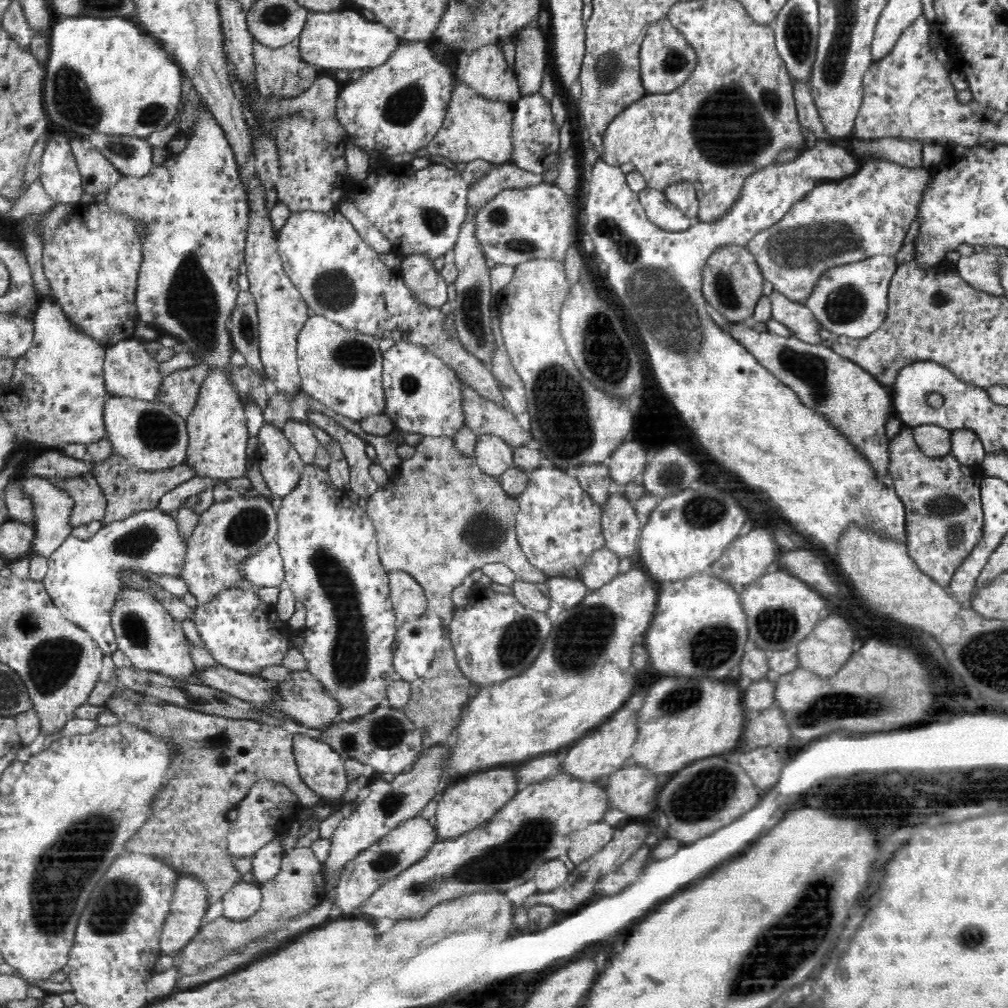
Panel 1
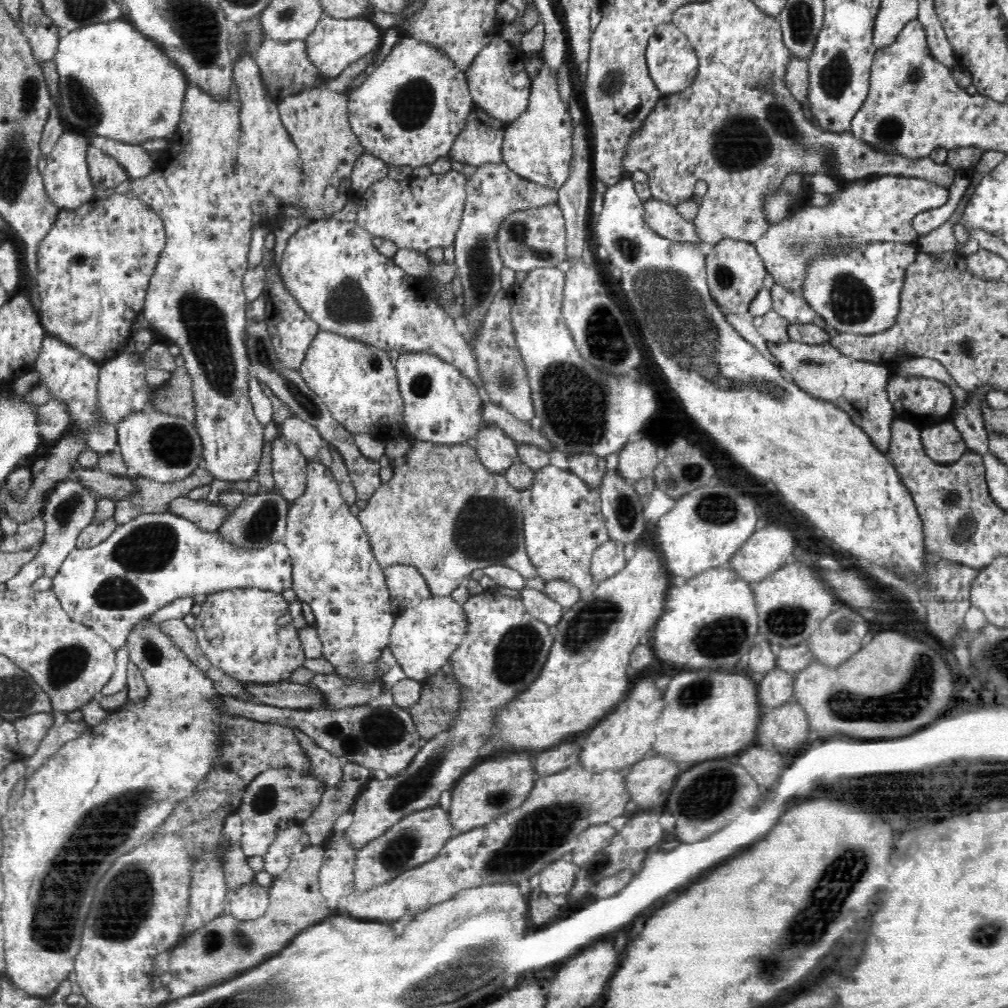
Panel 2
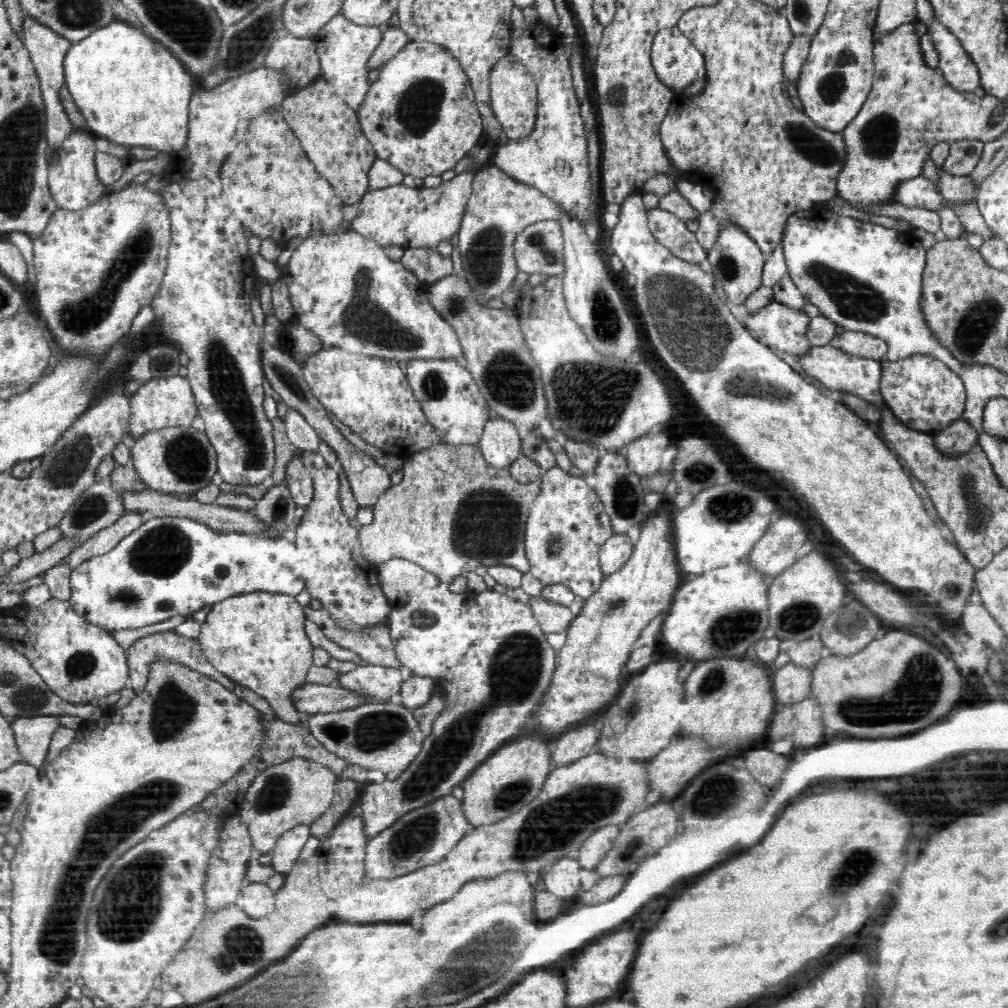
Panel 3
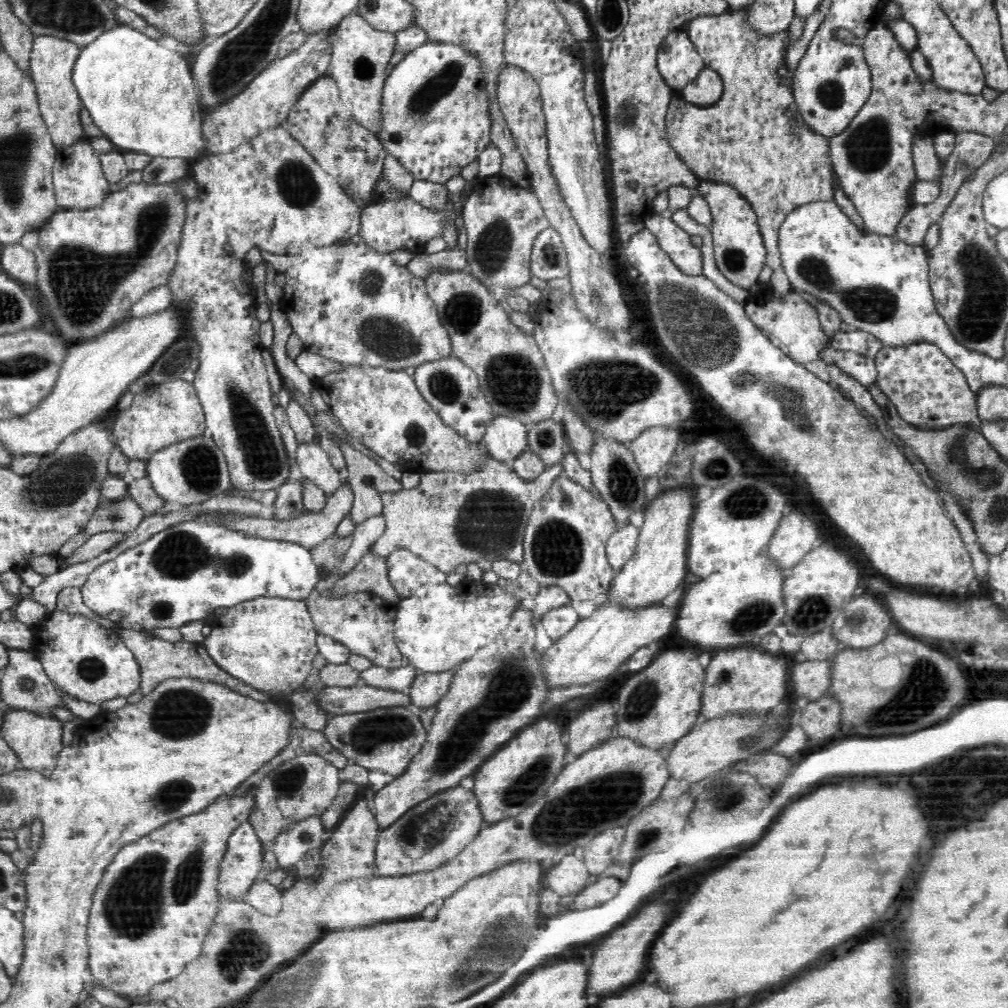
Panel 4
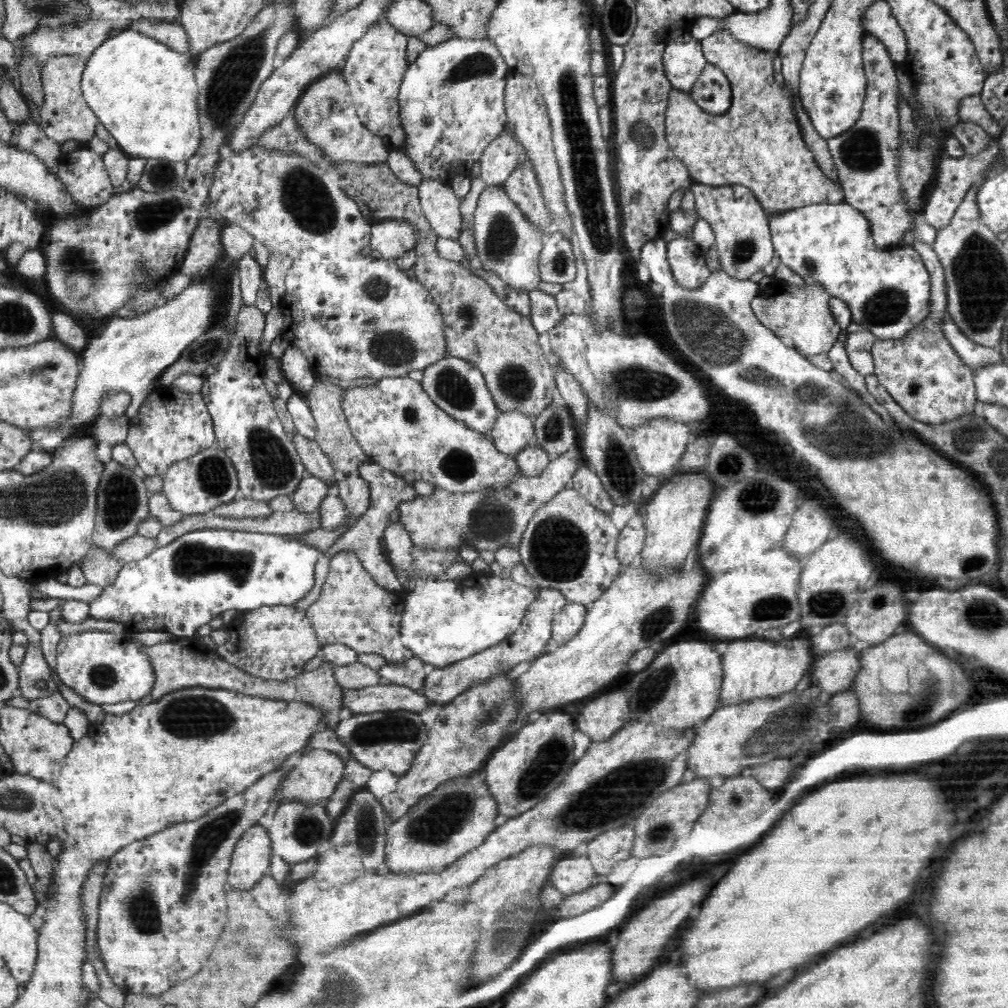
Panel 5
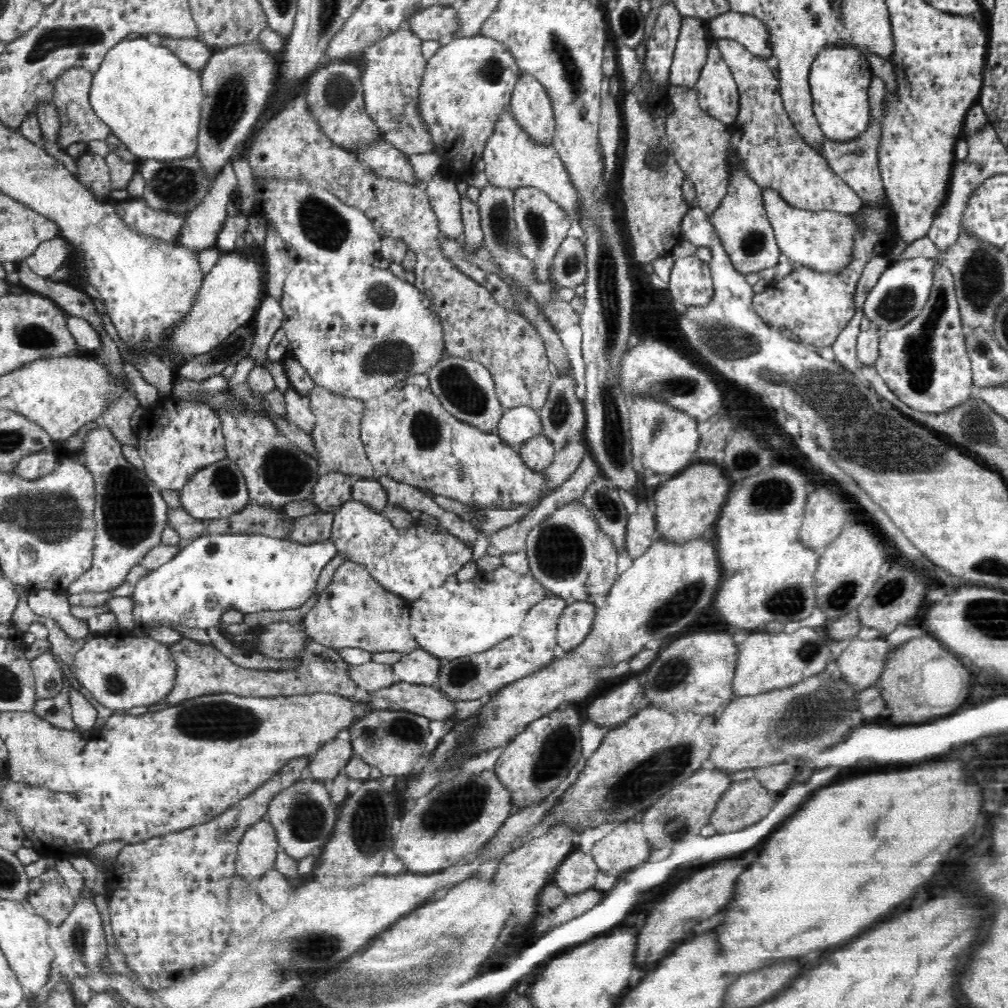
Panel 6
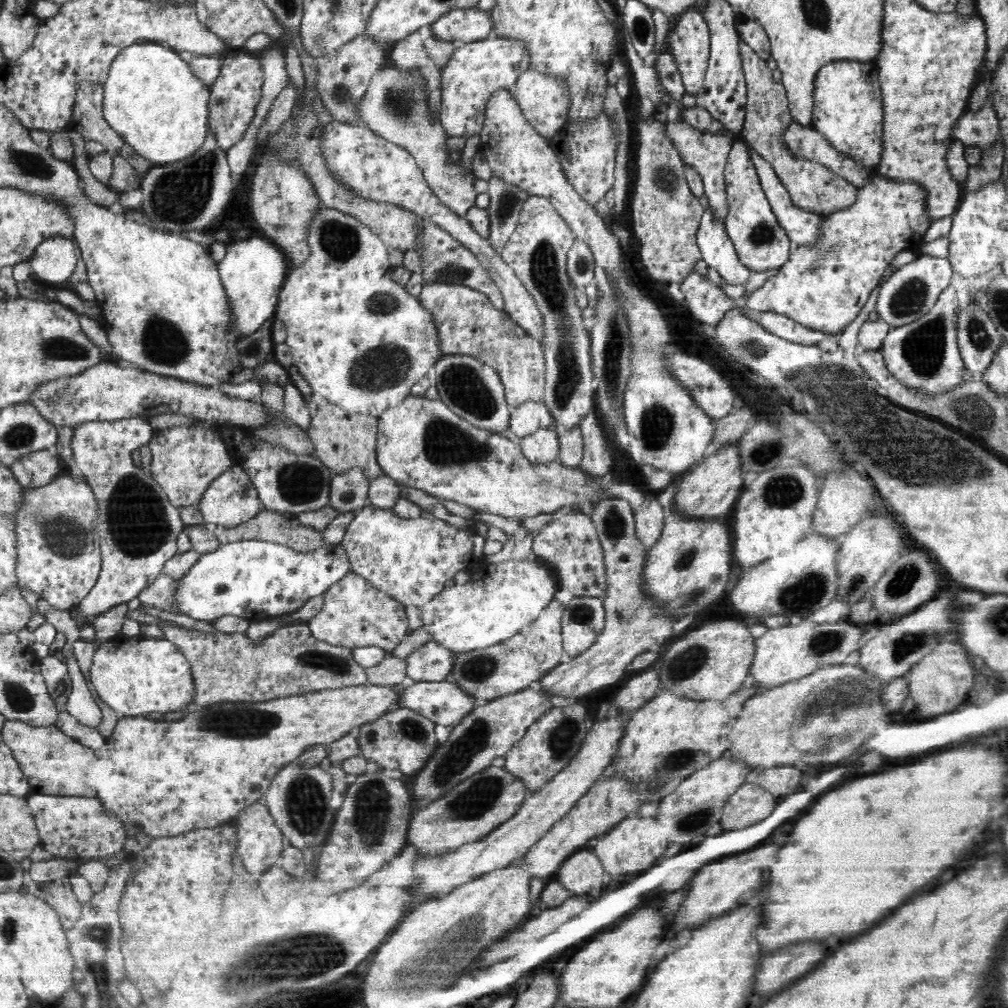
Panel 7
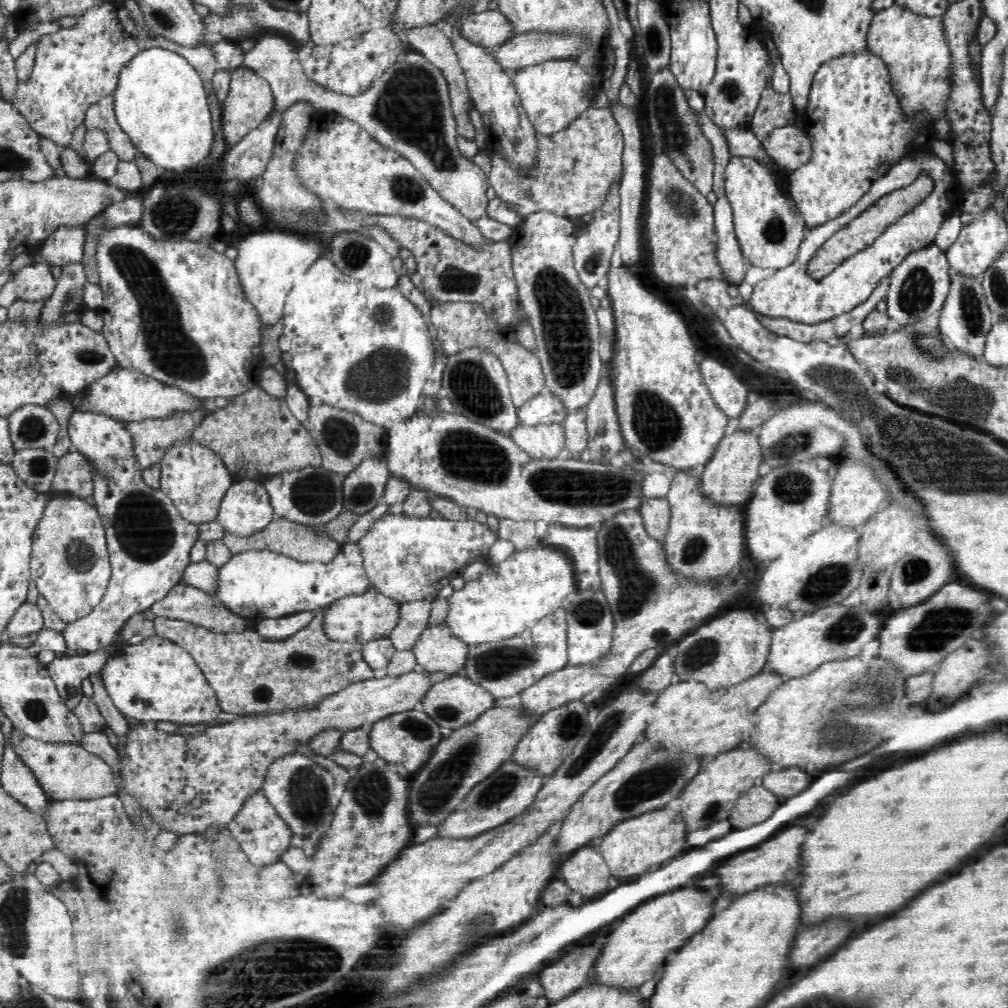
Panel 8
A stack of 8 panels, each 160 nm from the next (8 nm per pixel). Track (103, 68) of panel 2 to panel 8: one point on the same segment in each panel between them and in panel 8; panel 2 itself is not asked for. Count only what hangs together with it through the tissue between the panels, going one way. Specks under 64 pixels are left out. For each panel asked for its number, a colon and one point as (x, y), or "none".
3: (130, 89)
4: (142, 95)
5: (145, 94)
6: (151, 100)
7: (151, 97)
8: (160, 102)

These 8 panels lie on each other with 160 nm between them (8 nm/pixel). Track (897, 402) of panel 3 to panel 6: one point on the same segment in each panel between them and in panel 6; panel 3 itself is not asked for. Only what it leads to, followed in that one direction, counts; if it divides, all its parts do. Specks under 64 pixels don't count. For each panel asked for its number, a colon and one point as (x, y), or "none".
4: (925, 386)
5: (922, 371)
6: (925, 364)

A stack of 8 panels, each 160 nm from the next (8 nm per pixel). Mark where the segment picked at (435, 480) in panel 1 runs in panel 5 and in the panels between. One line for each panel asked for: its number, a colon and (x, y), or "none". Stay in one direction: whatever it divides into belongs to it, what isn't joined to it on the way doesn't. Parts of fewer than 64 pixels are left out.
2: (443, 512)
3: (452, 512)
4: (447, 521)
5: (442, 521)

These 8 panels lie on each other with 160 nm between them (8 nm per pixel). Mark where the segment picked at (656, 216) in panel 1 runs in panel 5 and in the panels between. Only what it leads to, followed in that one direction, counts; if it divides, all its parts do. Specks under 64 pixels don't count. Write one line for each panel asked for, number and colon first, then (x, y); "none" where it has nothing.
2: (663, 218)
3: (670, 231)
4: (673, 240)
5: (686, 260)

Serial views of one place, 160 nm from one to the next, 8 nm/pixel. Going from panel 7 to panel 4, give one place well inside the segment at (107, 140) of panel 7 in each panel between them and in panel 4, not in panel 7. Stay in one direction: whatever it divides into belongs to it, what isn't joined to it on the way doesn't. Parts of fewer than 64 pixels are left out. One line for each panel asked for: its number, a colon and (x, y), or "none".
4: (51, 61)
5: (64, 115)
6: (79, 123)

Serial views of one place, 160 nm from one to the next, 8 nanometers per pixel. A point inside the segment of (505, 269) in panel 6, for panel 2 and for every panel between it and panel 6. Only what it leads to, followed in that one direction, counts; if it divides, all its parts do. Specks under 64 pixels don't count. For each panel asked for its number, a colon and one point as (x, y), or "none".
2: (494, 192)
3: (500, 208)
4: (502, 221)
5: (506, 243)

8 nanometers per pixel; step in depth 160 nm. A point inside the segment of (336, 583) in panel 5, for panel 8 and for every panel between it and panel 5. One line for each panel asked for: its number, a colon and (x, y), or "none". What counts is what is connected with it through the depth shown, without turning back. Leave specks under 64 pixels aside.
6: (354, 611)
7: (355, 613)
8: (357, 618)

